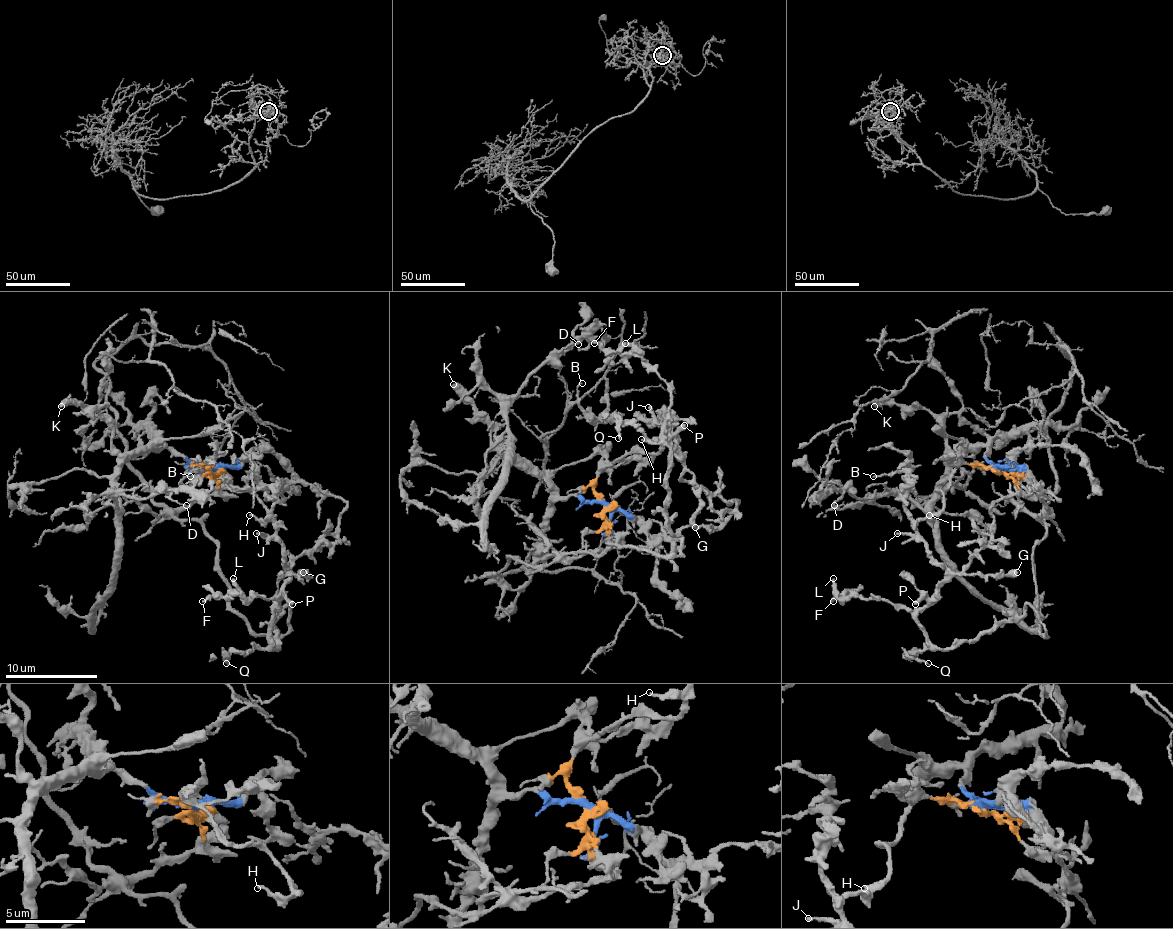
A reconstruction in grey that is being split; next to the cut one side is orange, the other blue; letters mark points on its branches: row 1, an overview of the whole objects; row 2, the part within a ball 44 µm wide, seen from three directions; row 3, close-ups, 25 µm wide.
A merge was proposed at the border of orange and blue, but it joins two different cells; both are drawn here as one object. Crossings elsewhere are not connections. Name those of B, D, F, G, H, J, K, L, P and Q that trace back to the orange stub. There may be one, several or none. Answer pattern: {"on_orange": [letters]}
{"on_orange": ["B", "F", "G", "H", "J", "L", "P", "Q"]}

